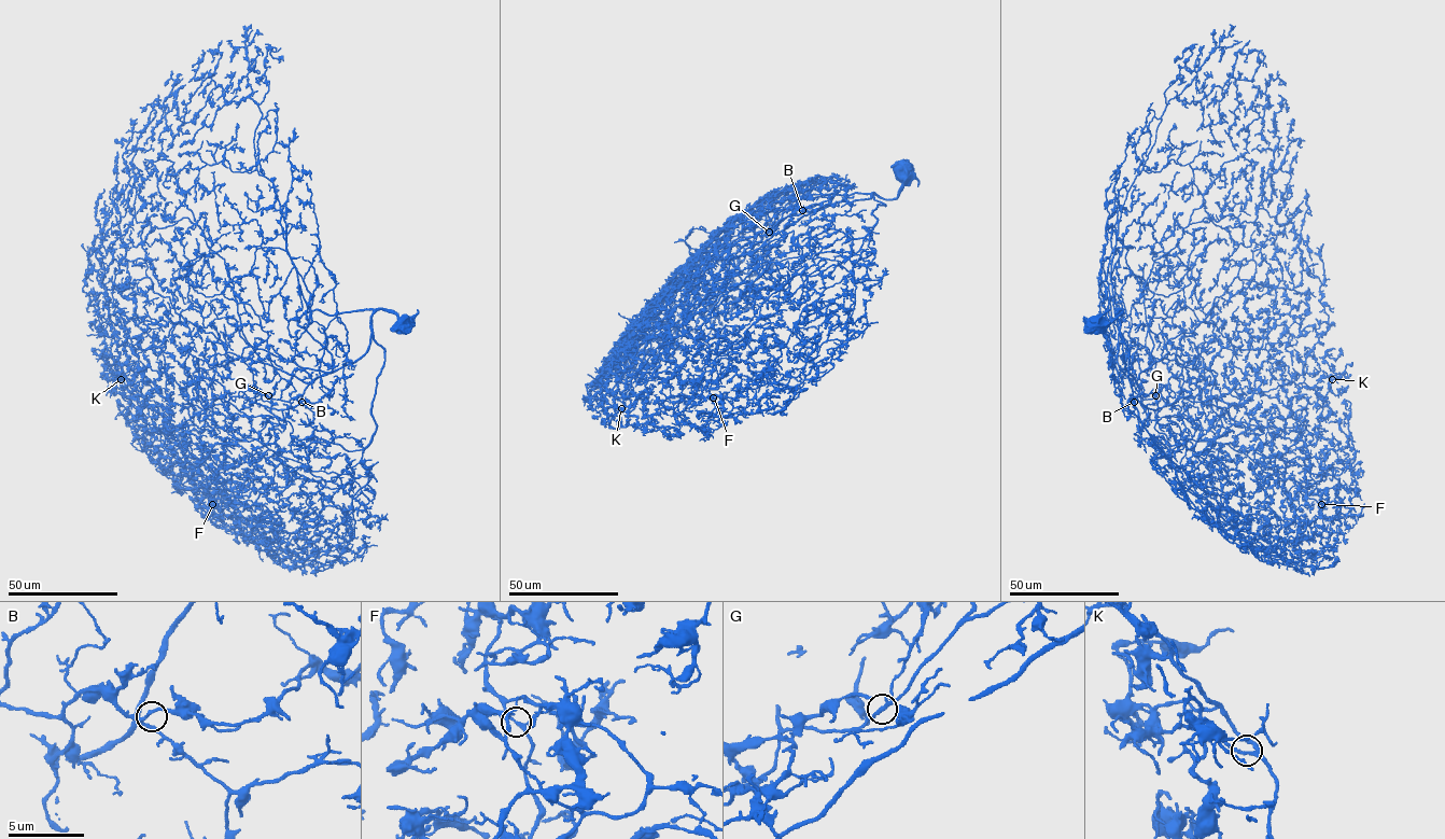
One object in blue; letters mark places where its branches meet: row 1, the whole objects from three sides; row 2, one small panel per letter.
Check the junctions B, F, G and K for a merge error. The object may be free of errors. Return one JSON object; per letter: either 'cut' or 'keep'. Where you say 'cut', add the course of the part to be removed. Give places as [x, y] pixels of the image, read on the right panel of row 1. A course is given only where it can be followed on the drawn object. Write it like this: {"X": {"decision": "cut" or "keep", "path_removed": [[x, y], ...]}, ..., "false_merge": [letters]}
{"B": {"decision": "keep"}, "F": {"decision": "keep"}, "G": {"decision": "keep"}, "K": {"decision": "keep"}, "false_merge": []}

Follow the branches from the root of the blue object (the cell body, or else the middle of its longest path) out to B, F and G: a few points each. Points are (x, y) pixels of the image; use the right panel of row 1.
B: (1098, 327), (1106, 327), (1123, 310), (1116, 316), (1125, 368), (1139, 387), (1146, 407), (1136, 399), (1134, 402)
F: (1098, 327), (1123, 310), (1125, 368), (1150, 419), (1228, 444), (1322, 504)
G: (1098, 327), (1106, 327), (1123, 310), (1116, 316), (1125, 368), (1139, 387), (1144, 407), (1139, 402), (1155, 395)

